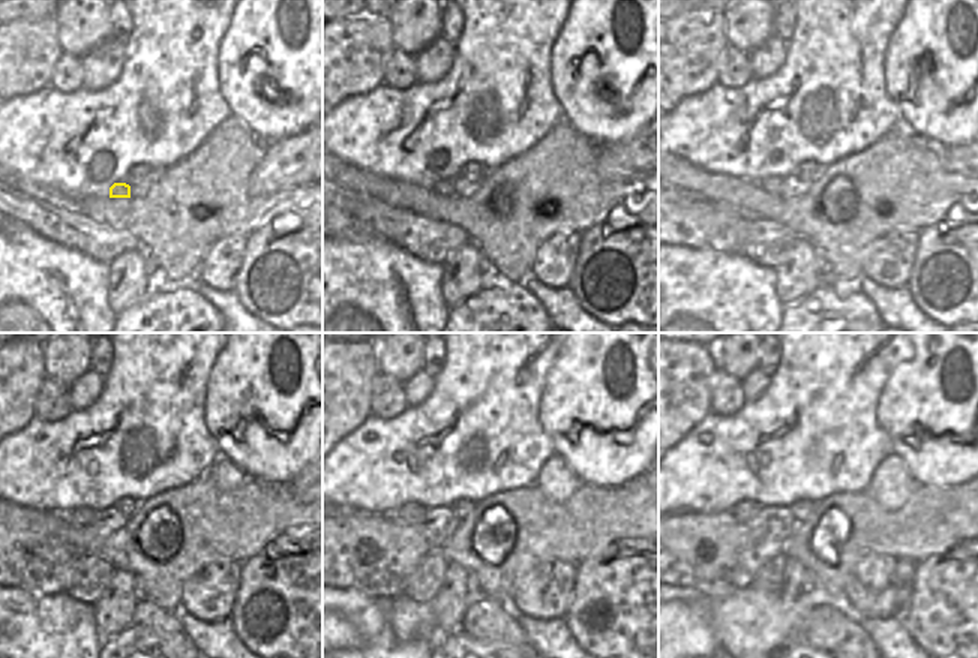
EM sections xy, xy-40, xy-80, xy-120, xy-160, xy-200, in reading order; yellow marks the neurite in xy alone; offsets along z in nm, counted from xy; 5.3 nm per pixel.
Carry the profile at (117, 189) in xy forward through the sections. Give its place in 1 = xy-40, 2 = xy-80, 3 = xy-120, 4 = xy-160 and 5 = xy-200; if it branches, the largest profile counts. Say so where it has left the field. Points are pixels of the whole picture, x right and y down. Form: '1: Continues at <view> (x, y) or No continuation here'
1: Continues at xy-40 (444, 188)
2: Continues at xy-80 (773, 185)
3: Continues at xy-120 (80, 516)
4: Continues at xy-160 (410, 513)
5: Continues at xy-200 (744, 510).

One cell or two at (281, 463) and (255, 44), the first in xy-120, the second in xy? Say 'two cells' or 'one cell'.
one cell

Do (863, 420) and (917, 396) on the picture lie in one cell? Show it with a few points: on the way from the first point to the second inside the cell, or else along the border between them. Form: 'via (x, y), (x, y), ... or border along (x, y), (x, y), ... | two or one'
border along (884, 382), (875, 417), (891, 447) | two

